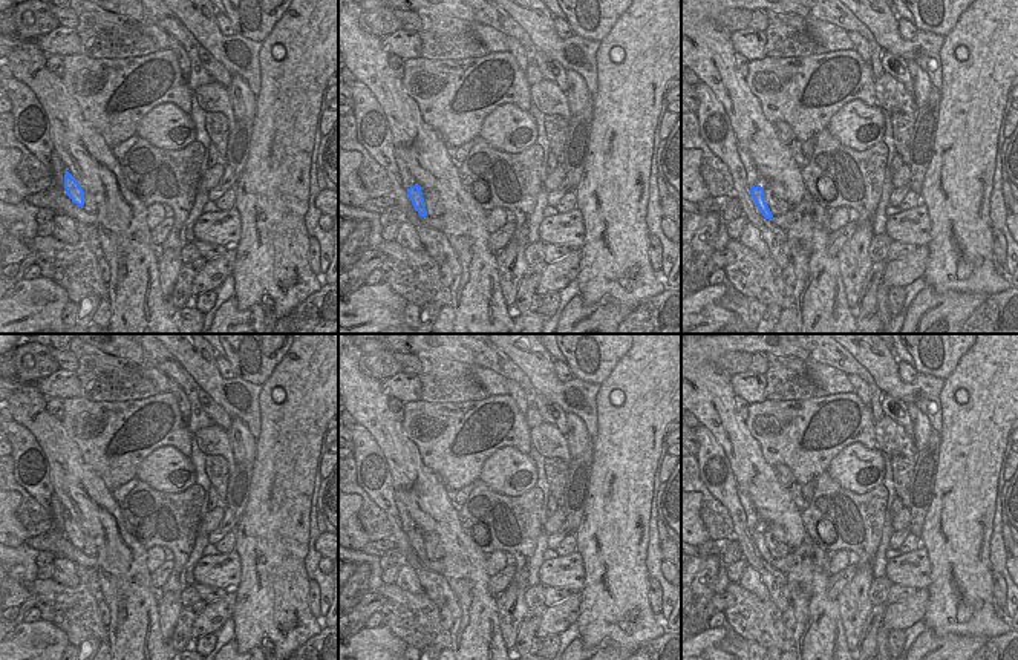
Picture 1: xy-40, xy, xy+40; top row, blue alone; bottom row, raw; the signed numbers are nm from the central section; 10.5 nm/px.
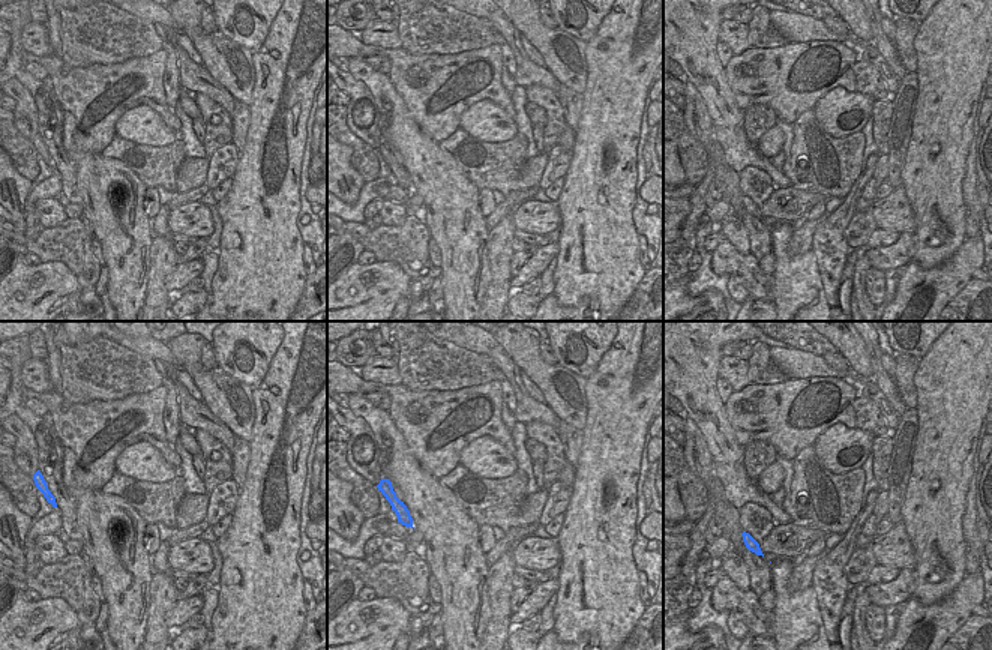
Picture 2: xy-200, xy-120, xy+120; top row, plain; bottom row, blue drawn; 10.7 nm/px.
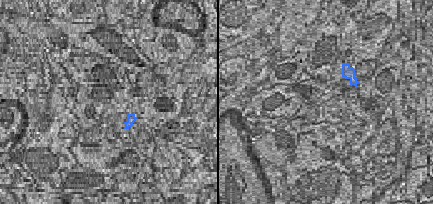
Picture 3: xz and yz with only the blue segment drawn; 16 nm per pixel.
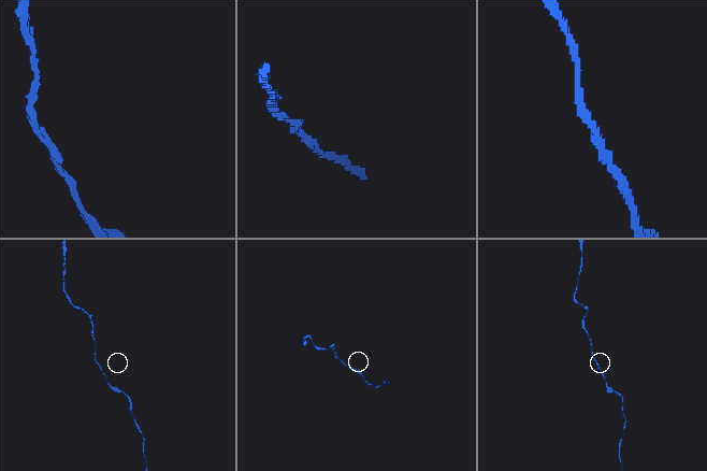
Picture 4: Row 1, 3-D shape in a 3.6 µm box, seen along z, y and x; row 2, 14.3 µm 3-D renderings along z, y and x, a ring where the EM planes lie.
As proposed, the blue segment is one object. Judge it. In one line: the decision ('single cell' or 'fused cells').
single cell

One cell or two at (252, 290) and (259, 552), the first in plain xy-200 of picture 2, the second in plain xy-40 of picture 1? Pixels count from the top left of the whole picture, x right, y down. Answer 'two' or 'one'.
one

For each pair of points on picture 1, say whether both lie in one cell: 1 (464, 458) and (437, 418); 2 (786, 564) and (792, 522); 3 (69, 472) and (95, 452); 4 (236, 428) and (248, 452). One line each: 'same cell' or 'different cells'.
1: same cell
2: different cells
3: different cells
4: same cell

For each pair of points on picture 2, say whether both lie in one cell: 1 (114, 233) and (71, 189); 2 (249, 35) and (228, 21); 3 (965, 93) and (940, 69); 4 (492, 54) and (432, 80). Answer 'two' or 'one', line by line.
1: two
2: one
3: one
4: one

